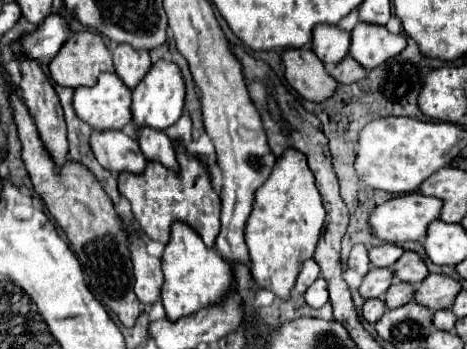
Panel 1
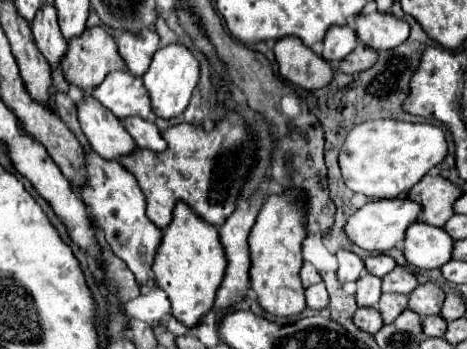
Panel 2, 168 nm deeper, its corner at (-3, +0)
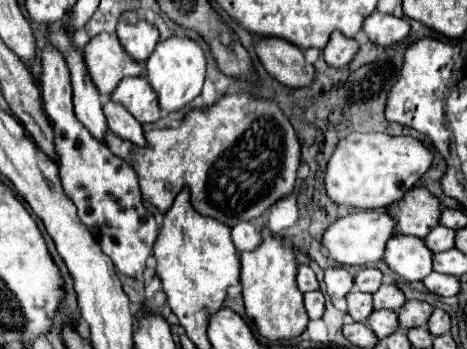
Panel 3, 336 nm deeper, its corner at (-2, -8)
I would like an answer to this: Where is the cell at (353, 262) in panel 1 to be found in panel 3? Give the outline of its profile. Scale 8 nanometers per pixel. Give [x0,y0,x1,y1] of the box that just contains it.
[325,266,355,302]

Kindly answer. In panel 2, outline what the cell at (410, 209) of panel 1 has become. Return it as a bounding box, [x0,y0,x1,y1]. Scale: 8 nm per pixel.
[346,198,422,252]

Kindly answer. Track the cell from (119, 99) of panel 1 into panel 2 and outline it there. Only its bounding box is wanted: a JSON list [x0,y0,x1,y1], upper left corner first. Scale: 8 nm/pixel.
[92,72,150,120]

